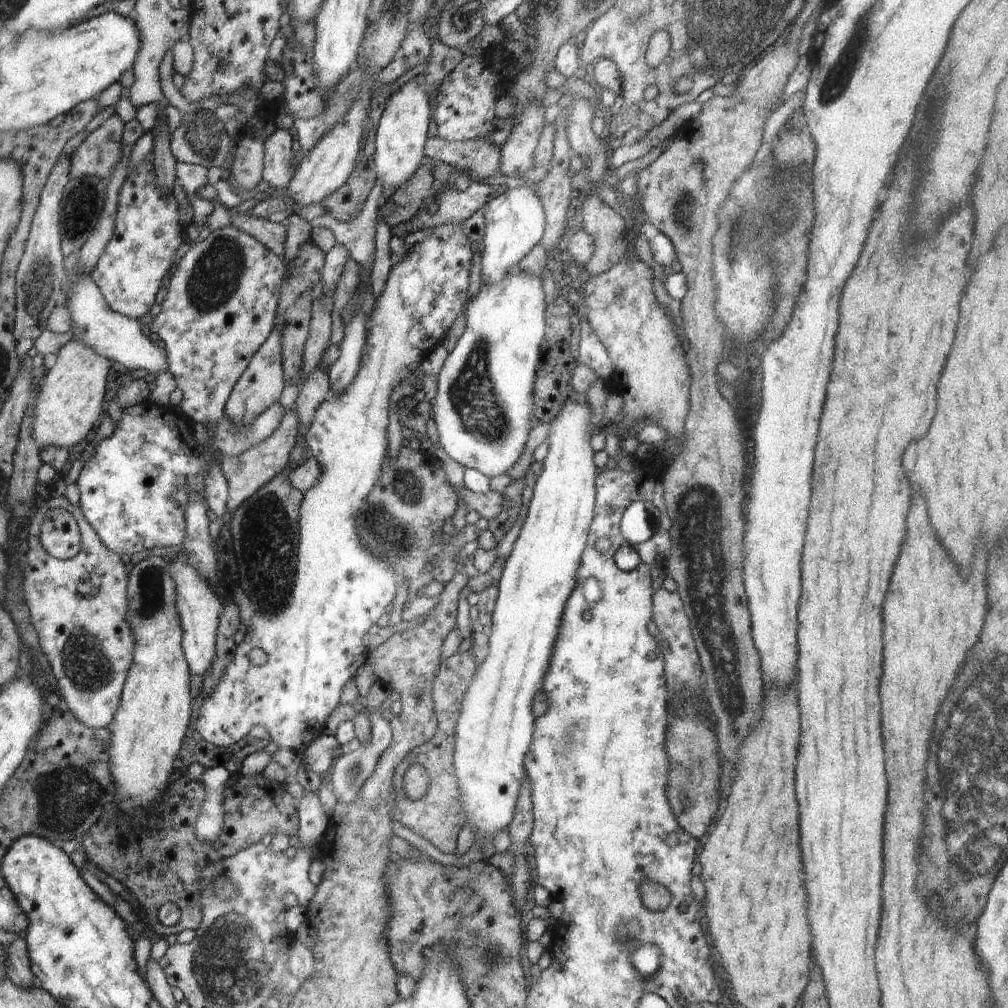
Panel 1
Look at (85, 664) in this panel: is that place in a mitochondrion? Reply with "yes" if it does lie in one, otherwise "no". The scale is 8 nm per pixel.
yes

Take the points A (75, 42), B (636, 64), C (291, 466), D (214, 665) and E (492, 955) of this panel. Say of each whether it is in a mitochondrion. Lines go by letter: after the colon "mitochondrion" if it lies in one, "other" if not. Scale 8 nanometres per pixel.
A: other
B: other
C: other
D: other
E: mitochondrion

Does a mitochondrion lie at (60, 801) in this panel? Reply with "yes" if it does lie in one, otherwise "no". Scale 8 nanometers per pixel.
yes

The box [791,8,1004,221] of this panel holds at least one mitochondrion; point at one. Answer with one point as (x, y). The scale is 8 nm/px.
(842, 75)

